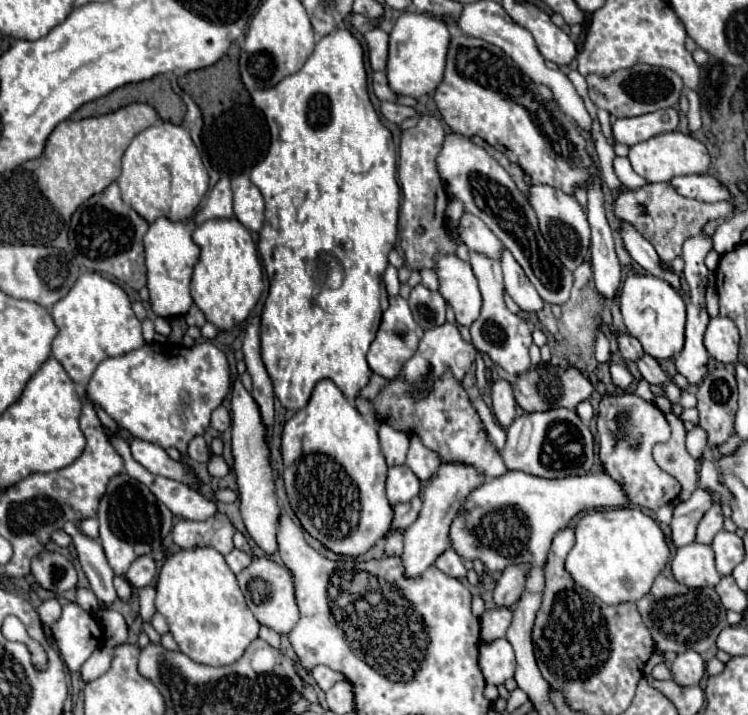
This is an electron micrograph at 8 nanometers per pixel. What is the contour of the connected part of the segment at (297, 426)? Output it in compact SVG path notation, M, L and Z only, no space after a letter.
M322 379L316 383L312 397L304 409L286 421L282 431L282 459L286 493L302 527L322 545L338 555L362 555L376 545L390 529L392 507L386 499L386 461L378 443L378 425L368 423L356 407L344 397L334 381Z

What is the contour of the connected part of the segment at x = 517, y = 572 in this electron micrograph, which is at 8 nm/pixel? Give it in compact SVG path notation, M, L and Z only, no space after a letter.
M522 563L522 565L508 565L502 571L502 577L496 581L496 589L494 589L494 601L498 607L512 607L524 587L526 587L526 575L530 571L530 565Z

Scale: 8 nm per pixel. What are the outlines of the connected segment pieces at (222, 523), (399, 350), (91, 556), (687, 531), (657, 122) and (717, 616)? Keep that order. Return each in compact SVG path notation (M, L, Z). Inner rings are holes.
M224 513L210 517L210 521L188 521L180 519L172 529L172 539L182 549L192 549L194 545L210 545L222 555L232 551L234 527Z
M400 295L390 297L390 307L384 311L380 329L378 329L378 333L370 345L370 351L368 351L370 369L374 373L382 375L384 379L394 379L400 373L402 365L416 353L420 339L422 339L422 327L414 321L412 311L408 307L408 301L402 299Z
M66 521L66 523L64 523L64 531L72 537L74 549L76 549L76 553L78 553L80 567L82 567L82 571L86 573L92 591L96 593L96 597L98 597L106 607L110 607L110 605L116 601L118 595L116 595L114 585L112 585L114 571L110 569L110 565L108 565L108 561L106 561L106 555L104 555L102 545L100 545L98 541L94 541L94 539L88 539L86 535L82 535L82 533L76 529L76 523L74 523L74 521Z
M698 487L686 503L680 503L674 509L674 519L670 527L672 527L672 541L676 547L688 545L690 541L696 539L696 527L712 505L714 505L712 491L704 491Z
M670 107L670 109L662 109L658 113L616 119L612 123L612 131L614 131L614 137L618 143L636 145L636 143L652 139L656 135L676 131L678 123L680 123L680 111Z
M658 575L652 585L652 591L644 595L636 605L646 627L652 631L656 647L662 651L684 653L686 649L694 649L698 653L704 653L710 649L710 645L716 643L718 633L728 625L726 609L712 587L696 589L694 599L694 589L680 585L674 577Z

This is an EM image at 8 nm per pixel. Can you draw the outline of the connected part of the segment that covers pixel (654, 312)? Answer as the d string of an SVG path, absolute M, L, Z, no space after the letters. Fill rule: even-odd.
M628 275L620 291L620 309L628 333L636 337L644 351L654 359L670 359L680 353L684 345L684 323L686 323L686 305L680 293L654 275Z

